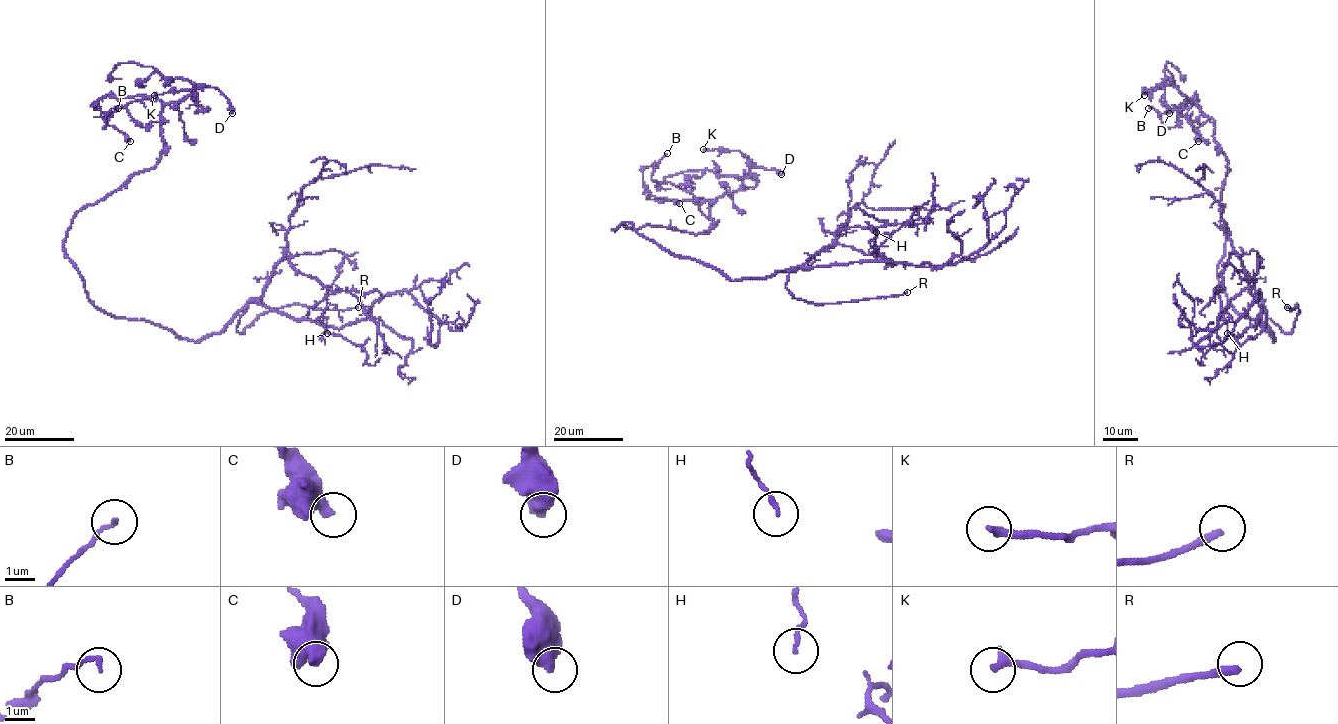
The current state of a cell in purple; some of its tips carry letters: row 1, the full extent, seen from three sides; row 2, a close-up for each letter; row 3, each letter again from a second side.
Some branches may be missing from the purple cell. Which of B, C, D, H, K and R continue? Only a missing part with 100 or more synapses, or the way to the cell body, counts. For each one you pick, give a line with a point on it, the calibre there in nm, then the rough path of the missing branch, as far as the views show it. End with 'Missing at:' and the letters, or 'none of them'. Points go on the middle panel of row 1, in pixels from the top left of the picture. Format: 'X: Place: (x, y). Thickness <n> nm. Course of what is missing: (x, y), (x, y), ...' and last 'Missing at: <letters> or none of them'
R: Place: (907, 292). Thickness 260 nm. Course of what is missing: (907, 292), (929, 286), (958, 285), (988, 272), (1011, 255), (1017, 256)
Missing at: R

